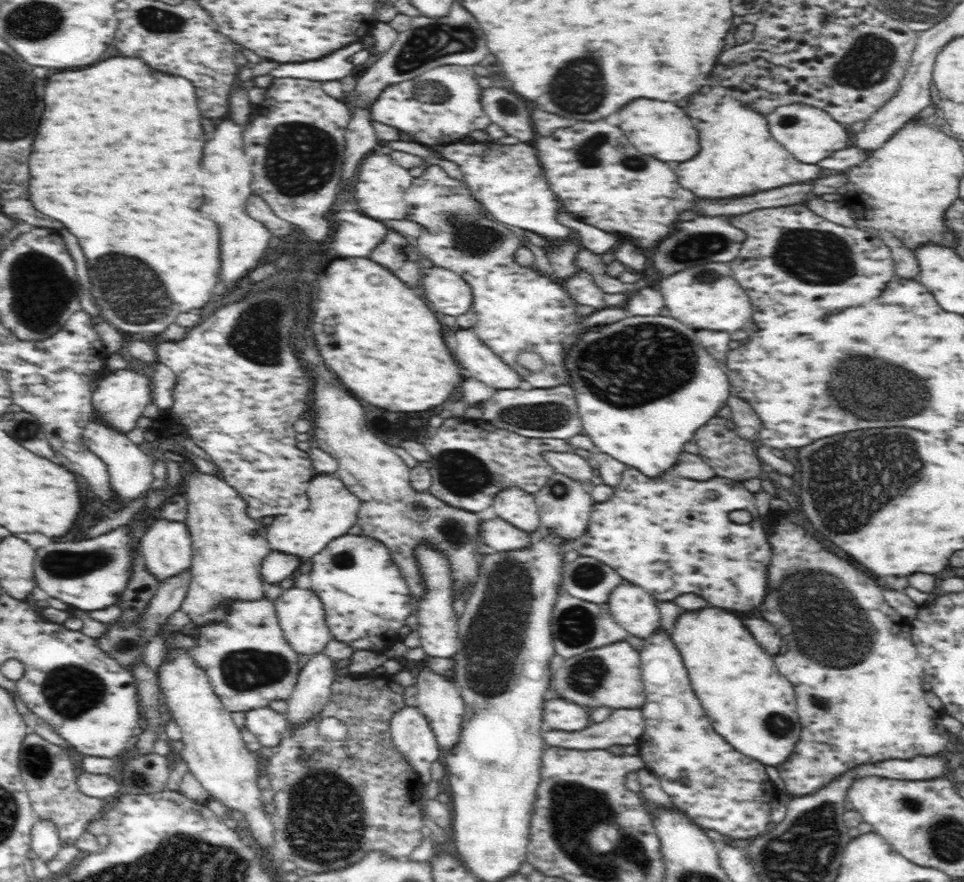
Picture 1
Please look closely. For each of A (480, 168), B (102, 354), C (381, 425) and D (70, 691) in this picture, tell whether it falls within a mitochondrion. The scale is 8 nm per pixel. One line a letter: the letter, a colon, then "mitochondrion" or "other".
A: other
B: other
C: other
D: mitochondrion

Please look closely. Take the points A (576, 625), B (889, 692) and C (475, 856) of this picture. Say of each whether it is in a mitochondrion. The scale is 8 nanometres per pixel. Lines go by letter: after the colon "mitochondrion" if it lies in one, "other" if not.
A: mitochondrion
B: other
C: other

